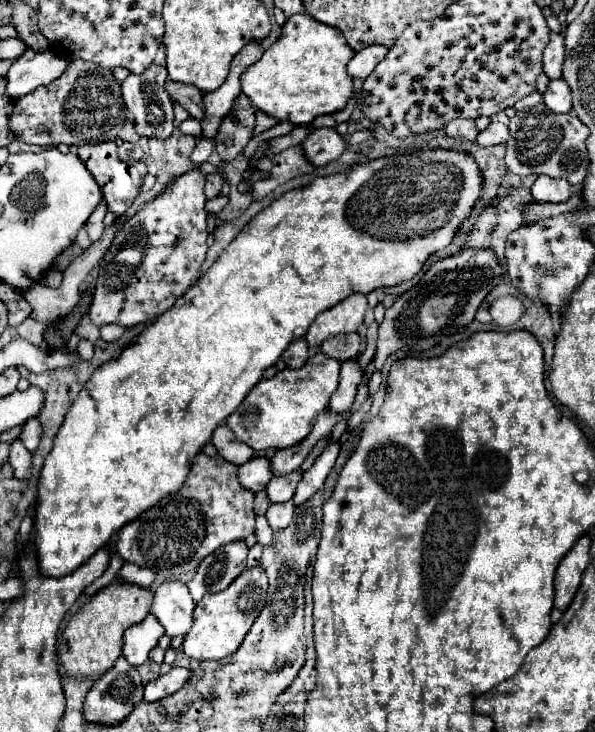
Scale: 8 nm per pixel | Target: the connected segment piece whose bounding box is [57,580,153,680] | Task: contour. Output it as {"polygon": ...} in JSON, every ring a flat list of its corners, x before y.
{"polygon":[[113,580,107,588,97,592,67,624,67,628,61,634,57,656,59,656,59,668,63,678,89,678,97,680,103,676,103,672,109,672,115,664,115,660,121,656,123,650,123,632,141,622,149,610,151,610,153,594,147,588,139,588,133,584,123,584,119,580]]}

